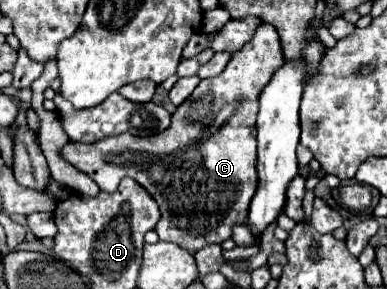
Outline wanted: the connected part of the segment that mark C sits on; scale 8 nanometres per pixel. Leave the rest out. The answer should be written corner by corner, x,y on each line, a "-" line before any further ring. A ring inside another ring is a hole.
261,23
249,43
243,45
237,53
231,55
225,71
213,79
203,79
193,95
177,107
173,113
171,127
153,137
135,137
135,135
115,135
105,137
97,143
73,143
69,141
61,149
61,157
71,163
81,173
89,175
105,193
115,193
123,177
135,179
145,187
151,197
159,203
163,219
159,219
155,231
159,239
173,241
187,251
197,251
209,243
223,243
231,237
235,223
245,223
245,209
257,191
257,129
255,119
259,111
259,95
265,85
271,81
273,73
285,63
281,51
281,39
273,25
-
235,103
231,117
221,117
227,105

